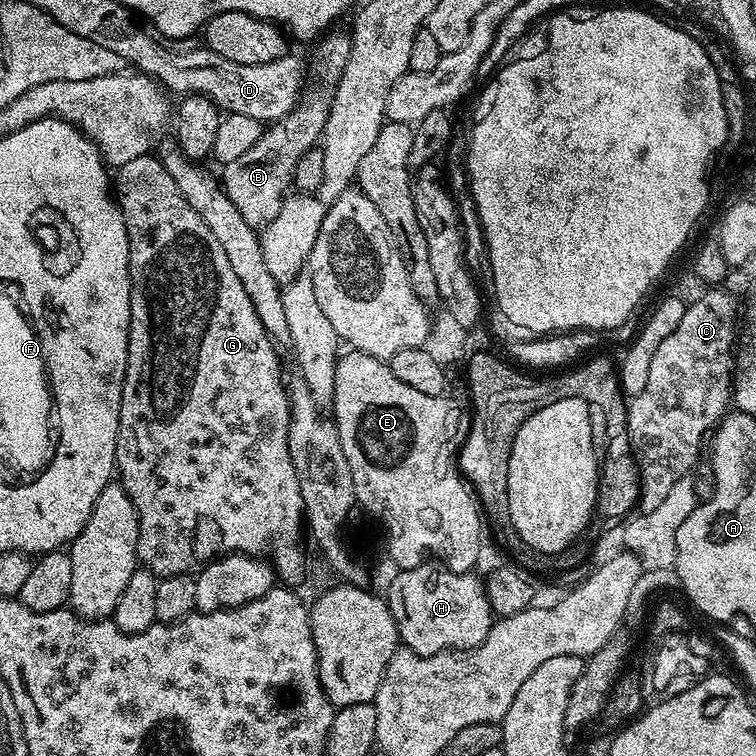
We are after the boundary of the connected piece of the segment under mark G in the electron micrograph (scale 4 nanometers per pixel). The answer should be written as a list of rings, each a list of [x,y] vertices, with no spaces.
[[[149,154],[126,162],[126,166],[115,169],[114,195],[126,222],[126,238],[130,242],[130,270],[132,271],[132,293],[130,294],[130,326],[128,327],[128,365],[122,386],[120,403],[120,425],[116,439],[116,472],[118,483],[134,502],[134,510],[140,516],[140,533],[136,543],[136,559],[157,578],[182,576],[197,567],[196,552],[208,554],[231,554],[242,552],[259,557],[267,554],[270,563],[284,586],[296,586],[304,576],[304,548],[300,545],[300,531],[306,528],[302,490],[298,484],[298,474],[290,456],[288,427],[290,426],[290,402],[284,372],[280,369],[280,356],[277,345],[268,336],[258,318],[258,310],[250,302],[250,296],[238,282],[238,274],[230,267],[226,250],[218,243],[218,238],[210,234],[210,226],[190,210],[190,202],[182,198],[170,170],[166,170],[159,155]]]

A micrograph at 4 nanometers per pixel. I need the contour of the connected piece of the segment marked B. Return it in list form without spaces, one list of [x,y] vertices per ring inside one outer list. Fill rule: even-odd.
[[[312,88],[308,92],[307,89],[296,101],[292,112],[279,122],[269,123],[258,142],[254,142],[254,146],[250,146],[242,158],[234,158],[234,162],[223,165],[222,183],[226,194],[230,202],[238,206],[238,214],[242,214],[251,228],[263,229],[278,214],[289,191],[287,188],[293,187],[298,158],[317,147],[318,141],[325,135],[331,102],[331,91],[319,92]]]

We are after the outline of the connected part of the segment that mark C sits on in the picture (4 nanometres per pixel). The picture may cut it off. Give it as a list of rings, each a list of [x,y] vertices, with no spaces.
[[[712,286],[702,294],[702,298],[698,298],[698,302],[687,305],[682,314],[682,322],[678,322],[678,327],[676,327],[658,346],[658,351],[655,352],[654,359],[650,362],[650,375],[648,382],[646,382],[646,387],[642,389],[642,394],[631,397],[631,399],[627,401],[629,442],[632,445],[632,453],[636,458],[636,464],[640,472],[640,496],[638,503],[640,512],[649,512],[650,510],[656,509],[657,506],[666,499],[666,494],[670,494],[671,488],[673,488],[679,480],[685,479],[685,477],[695,469],[698,461],[701,459],[700,443],[703,442],[704,435],[706,435],[706,440],[709,433],[715,429],[725,413],[729,411],[732,398],[732,381],[734,379],[734,345],[738,340],[738,312],[736,316],[736,300],[737,297],[723,287]]]

